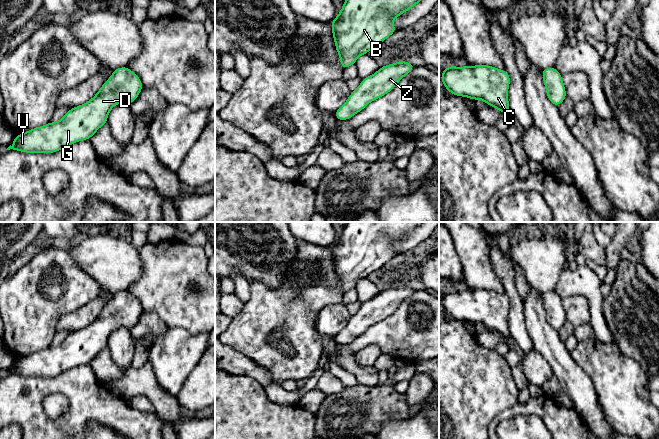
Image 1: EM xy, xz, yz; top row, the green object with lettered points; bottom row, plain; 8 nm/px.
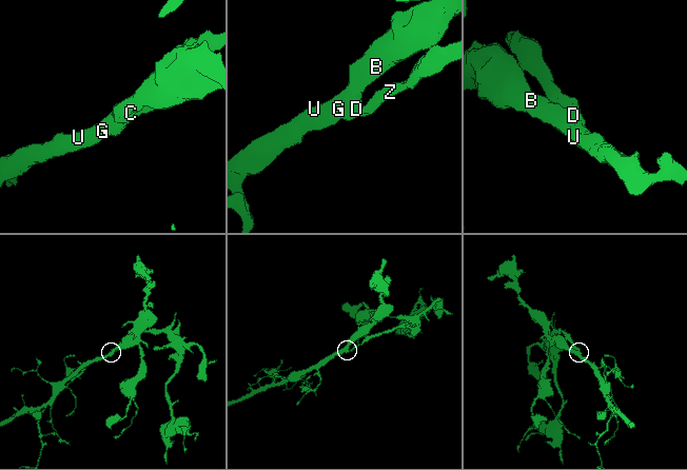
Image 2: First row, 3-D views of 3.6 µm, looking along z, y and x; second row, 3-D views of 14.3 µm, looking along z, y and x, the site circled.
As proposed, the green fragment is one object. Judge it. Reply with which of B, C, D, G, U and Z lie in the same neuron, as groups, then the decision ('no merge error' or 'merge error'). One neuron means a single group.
B C D G U Z; no merge error

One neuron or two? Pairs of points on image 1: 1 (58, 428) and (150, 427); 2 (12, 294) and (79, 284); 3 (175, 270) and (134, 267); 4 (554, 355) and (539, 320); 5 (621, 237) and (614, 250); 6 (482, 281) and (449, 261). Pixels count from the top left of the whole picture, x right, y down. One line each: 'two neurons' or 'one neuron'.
1: one neuron
2: one neuron
3: two neurons
4: one neuron
5: one neuron
6: two neurons

